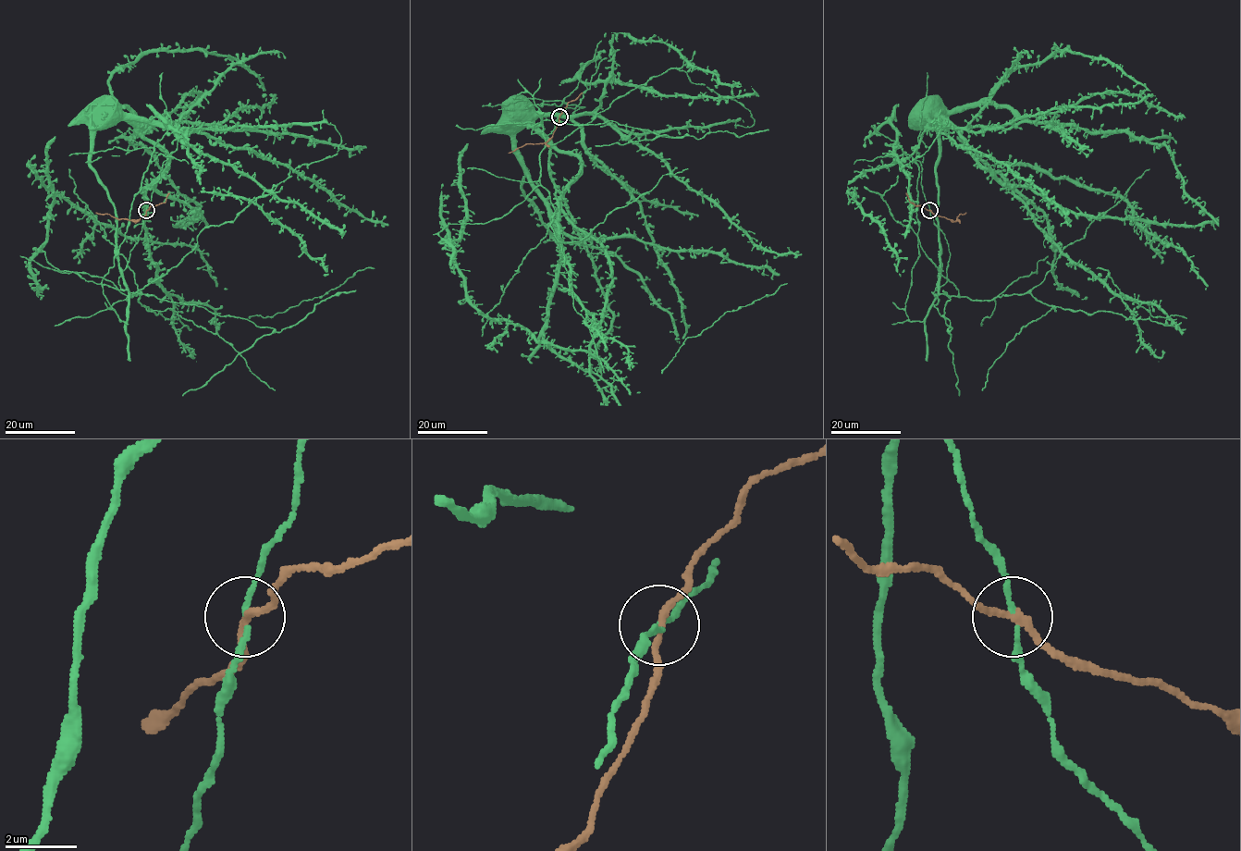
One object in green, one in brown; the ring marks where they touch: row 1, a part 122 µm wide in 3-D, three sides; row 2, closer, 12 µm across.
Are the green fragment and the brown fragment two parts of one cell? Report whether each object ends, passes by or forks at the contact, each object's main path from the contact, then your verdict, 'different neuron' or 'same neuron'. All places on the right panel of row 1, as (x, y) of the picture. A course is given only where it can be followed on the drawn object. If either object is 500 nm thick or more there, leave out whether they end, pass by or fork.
green passes by; brown passes by; course green (929, 210), (950, 252), (939, 289), (942, 118), (1003, 182), (1028, 186), (1077, 214), (1216, 223); course brown (929, 210), (954, 221), (961, 214), (966, 213); different neuron

